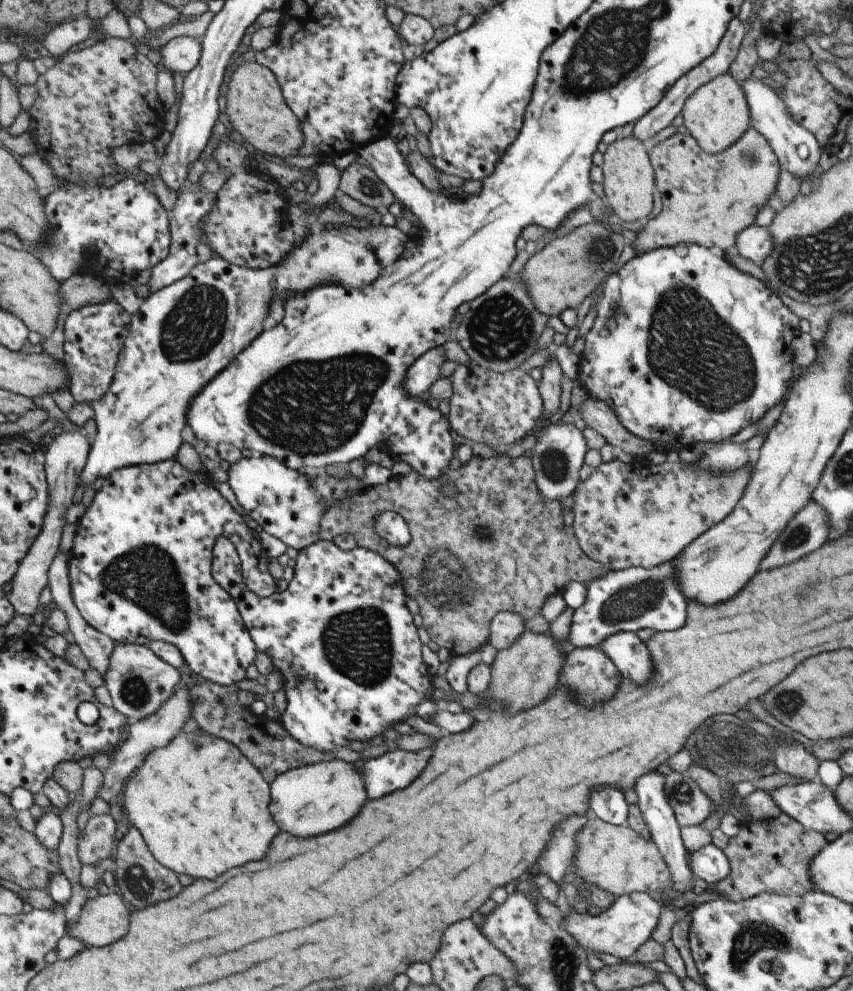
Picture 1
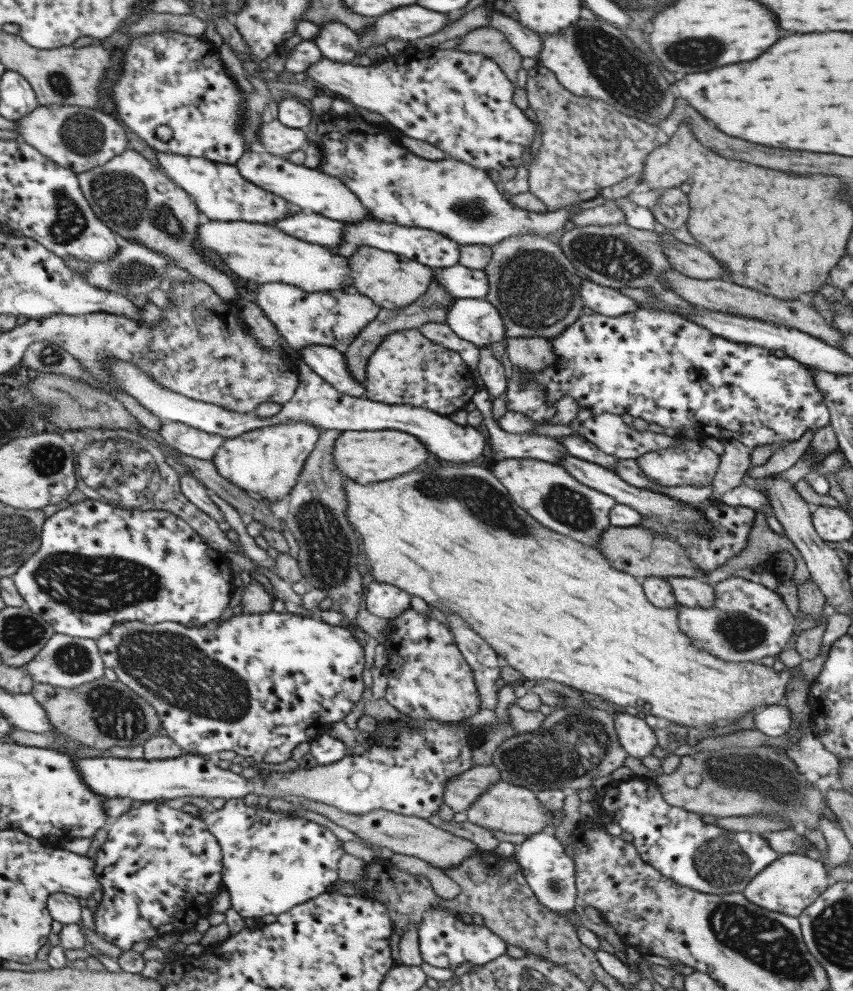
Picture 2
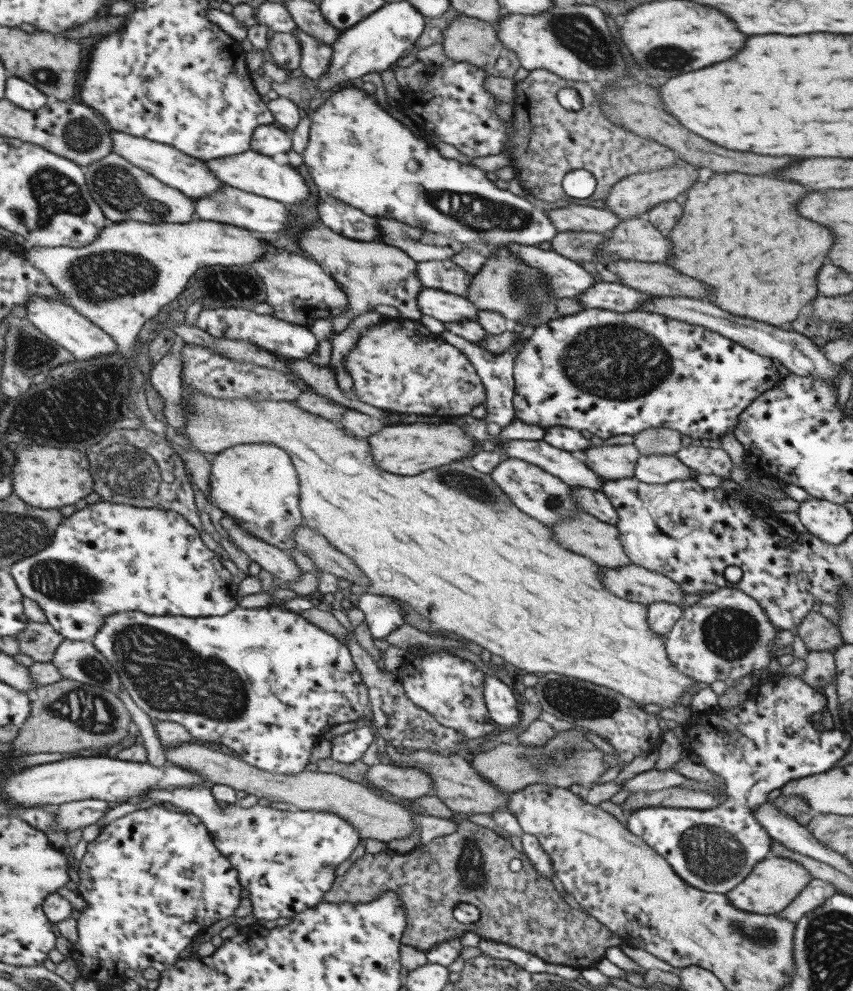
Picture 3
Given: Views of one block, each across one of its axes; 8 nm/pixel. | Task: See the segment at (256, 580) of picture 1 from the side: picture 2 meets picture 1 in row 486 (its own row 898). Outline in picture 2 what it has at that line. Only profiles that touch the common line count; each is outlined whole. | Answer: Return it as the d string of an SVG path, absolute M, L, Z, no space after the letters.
M151 801L147 804L142 804L139 808L131 808L128 812L119 817L113 817L108 823L108 835L106 841L100 846L100 850L94 856L94 874L97 876L99 885L102 889L102 900L98 903L96 912L93 913L95 933L106 940L116 944L122 951L130 950L136 942L152 941L157 937L162 937L164 934L169 935L183 933L195 928L195 924L202 918L210 914L210 902L220 893L223 859L220 843L217 838L207 829L205 822L190 813L186 813L180 809L174 809L167 804L156 801Z

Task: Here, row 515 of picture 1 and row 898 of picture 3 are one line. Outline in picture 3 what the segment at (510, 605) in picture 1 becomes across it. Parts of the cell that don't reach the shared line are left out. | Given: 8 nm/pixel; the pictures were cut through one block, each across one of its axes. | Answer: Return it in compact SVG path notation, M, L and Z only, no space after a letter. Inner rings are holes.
M462 819L458 823L458 830L454 834L433 838L428 844L422 844L409 853L396 853L390 849L376 854L364 852L362 858L357 859L342 876L336 877L332 888L324 894L322 900L330 903L368 903L390 890L396 892L406 906L406 929L401 944L412 945L424 952L436 943L448 939L446 936L461 938L464 933L472 931L482 939L510 944L546 962L572 966L582 971L594 967L601 961L606 956L606 949L622 944L620 936L612 933L598 919L568 905L554 889L551 880L542 878L534 870L525 853L520 853L512 847L510 839L468 819ZM514 858L522 861L522 868L518 872L513 872L509 867L510 861ZM461 901L474 904L480 910L478 921L464 924L454 918L454 907Z

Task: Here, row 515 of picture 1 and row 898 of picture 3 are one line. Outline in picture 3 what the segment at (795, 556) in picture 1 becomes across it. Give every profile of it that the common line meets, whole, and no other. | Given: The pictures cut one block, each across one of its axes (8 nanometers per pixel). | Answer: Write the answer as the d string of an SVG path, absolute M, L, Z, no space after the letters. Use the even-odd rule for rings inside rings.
M814 880L814 882L810 882L782 912L778 912L776 915L786 917L786 919L792 921L792 923L796 923L806 912L818 908L826 898L830 898L830 896L834 894L834 890L836 890L836 888L834 888L830 882L826 884L824 880ZM820 888L826 888L826 890L824 890L826 894L814 894L814 892L820 892Z

